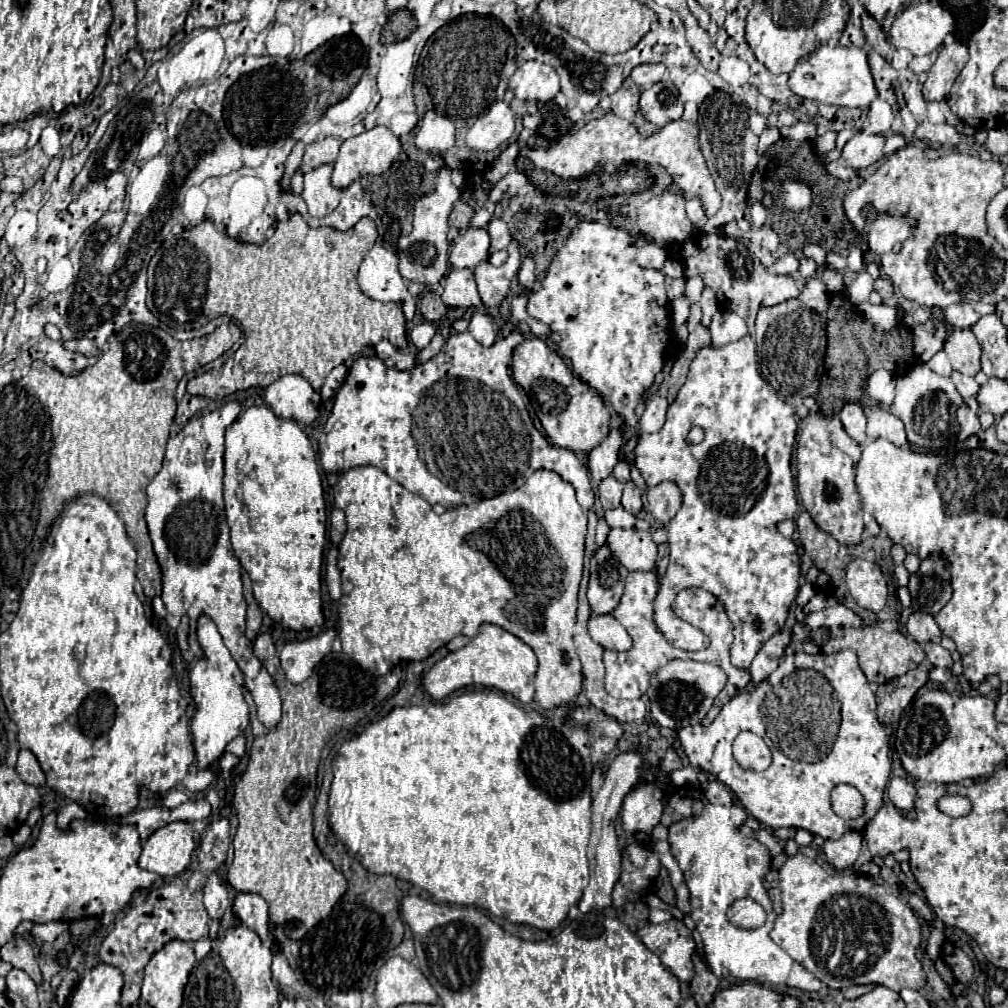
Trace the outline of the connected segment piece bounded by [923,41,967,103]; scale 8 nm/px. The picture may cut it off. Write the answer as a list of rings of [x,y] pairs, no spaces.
[[[957,41],[943,45],[943,49],[937,55],[937,61],[933,63],[933,67],[927,73],[927,79],[923,83],[925,101],[927,103],[943,101],[949,95],[959,71],[965,67],[965,63],[967,63],[965,45],[961,45]]]

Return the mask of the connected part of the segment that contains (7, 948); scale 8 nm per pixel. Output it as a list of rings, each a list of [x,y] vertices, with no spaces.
[[[15,939],[1,947],[1,959],[11,963],[15,969],[25,971],[37,985],[41,983],[41,971],[39,971],[37,952],[25,939]]]

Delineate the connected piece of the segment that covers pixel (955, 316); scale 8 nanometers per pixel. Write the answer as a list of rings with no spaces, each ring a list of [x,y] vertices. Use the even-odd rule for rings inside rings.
[[[963,301],[963,303],[955,303],[955,305],[949,305],[943,309],[945,321],[953,327],[959,327],[959,329],[969,329],[987,313],[993,313],[993,305],[987,305],[981,301],[979,303]]]

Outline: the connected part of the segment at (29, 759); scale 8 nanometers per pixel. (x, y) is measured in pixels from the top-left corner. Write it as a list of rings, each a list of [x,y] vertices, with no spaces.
[[[19,751],[17,773],[29,785],[35,785],[35,787],[43,787],[45,785],[45,775],[43,775],[35,755],[31,755],[31,751]]]

